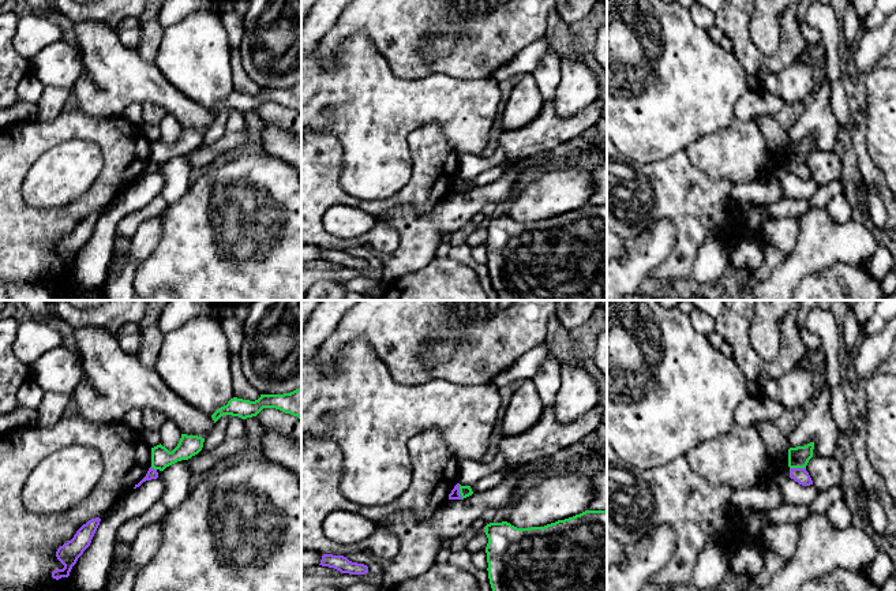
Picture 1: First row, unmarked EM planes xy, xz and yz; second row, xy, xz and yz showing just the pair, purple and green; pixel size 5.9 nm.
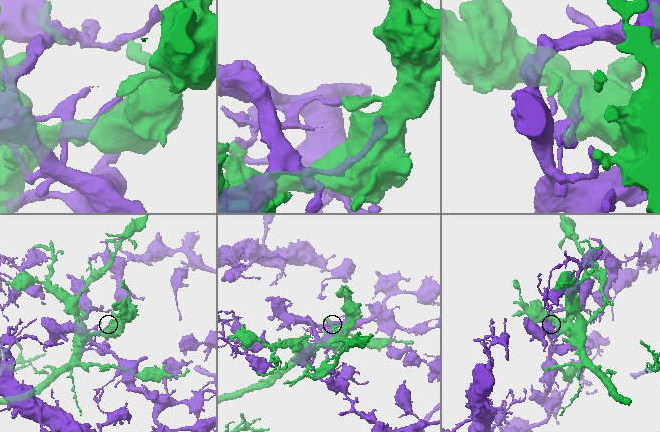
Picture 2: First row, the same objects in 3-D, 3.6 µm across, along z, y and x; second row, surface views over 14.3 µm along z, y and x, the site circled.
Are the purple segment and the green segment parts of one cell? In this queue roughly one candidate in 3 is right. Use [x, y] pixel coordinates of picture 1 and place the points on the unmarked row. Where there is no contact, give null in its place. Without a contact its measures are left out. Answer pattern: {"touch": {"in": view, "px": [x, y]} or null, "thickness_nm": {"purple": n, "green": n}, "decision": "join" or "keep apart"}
{"touch": {"in": "yz", "px": [798, 163]}, "thickness_nm": {"purple": 90, "green": 130}, "decision": "keep apart"}

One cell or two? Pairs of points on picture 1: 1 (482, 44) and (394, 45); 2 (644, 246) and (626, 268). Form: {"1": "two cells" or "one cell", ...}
{"1": "one cell", "2": "one cell"}

